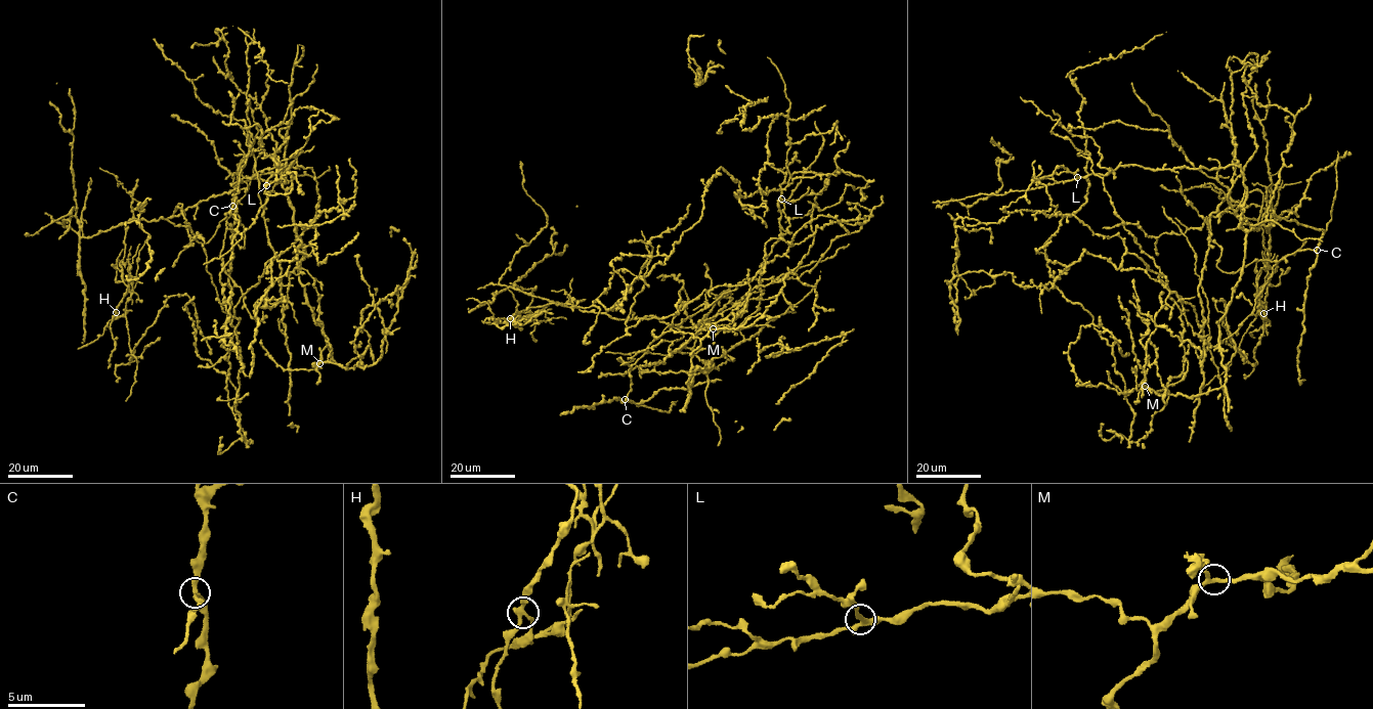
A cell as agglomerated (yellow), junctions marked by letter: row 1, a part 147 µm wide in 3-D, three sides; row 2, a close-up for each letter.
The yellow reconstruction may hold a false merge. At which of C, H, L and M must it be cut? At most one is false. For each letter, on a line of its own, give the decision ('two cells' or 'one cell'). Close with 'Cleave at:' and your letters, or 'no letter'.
C: one cell
H: two cells
L: one cell
M: one cell
Cleave at: H

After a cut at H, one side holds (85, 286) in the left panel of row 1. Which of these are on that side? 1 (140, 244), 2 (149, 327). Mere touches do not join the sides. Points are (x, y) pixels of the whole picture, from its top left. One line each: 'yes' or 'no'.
1: no
2: yes

